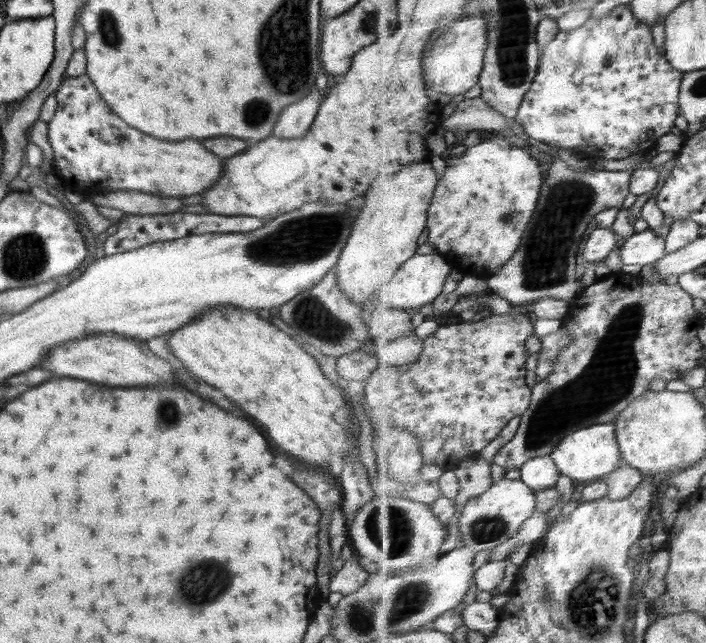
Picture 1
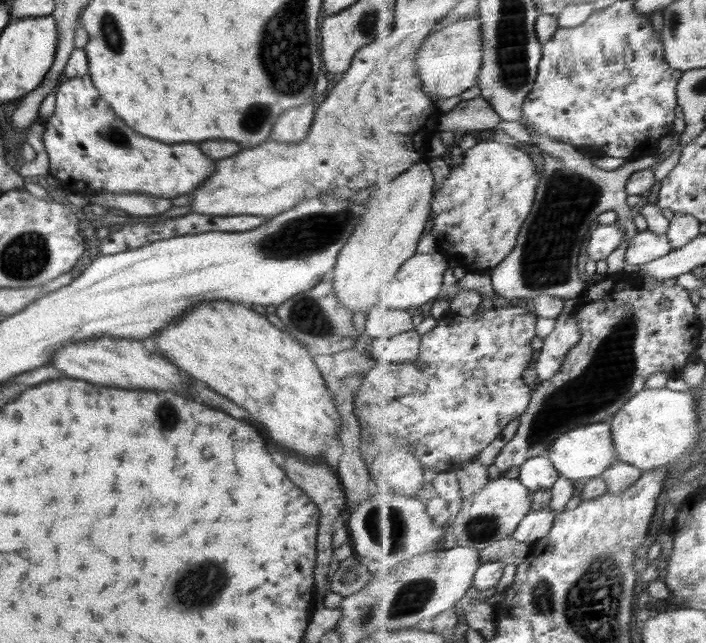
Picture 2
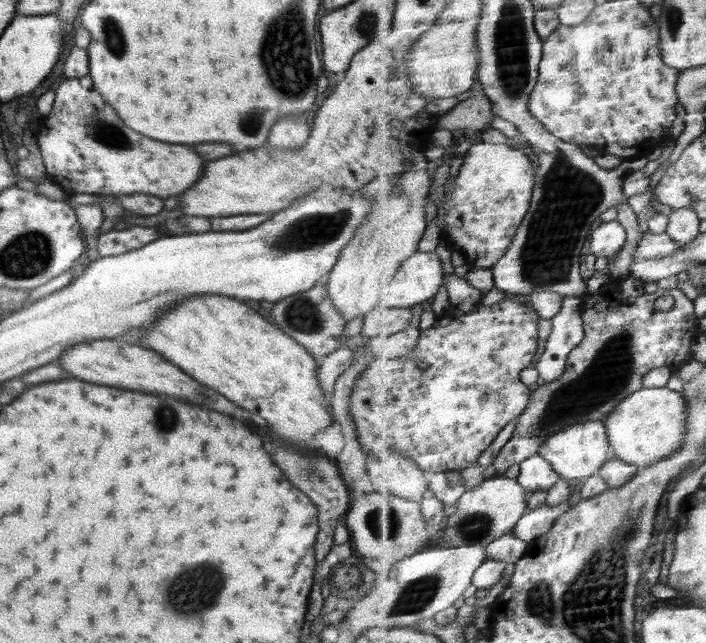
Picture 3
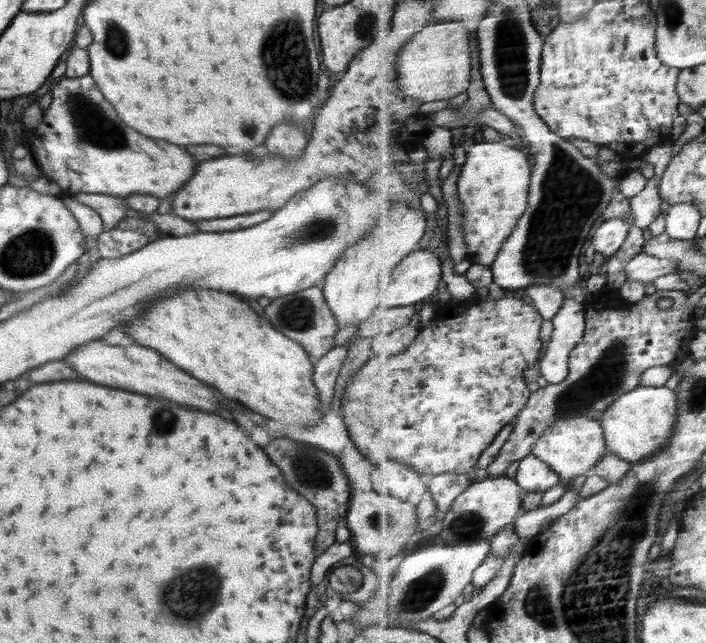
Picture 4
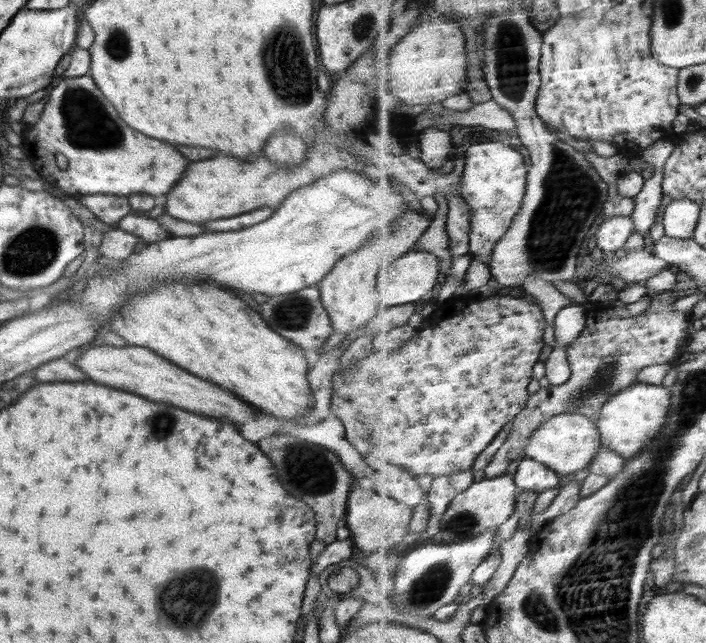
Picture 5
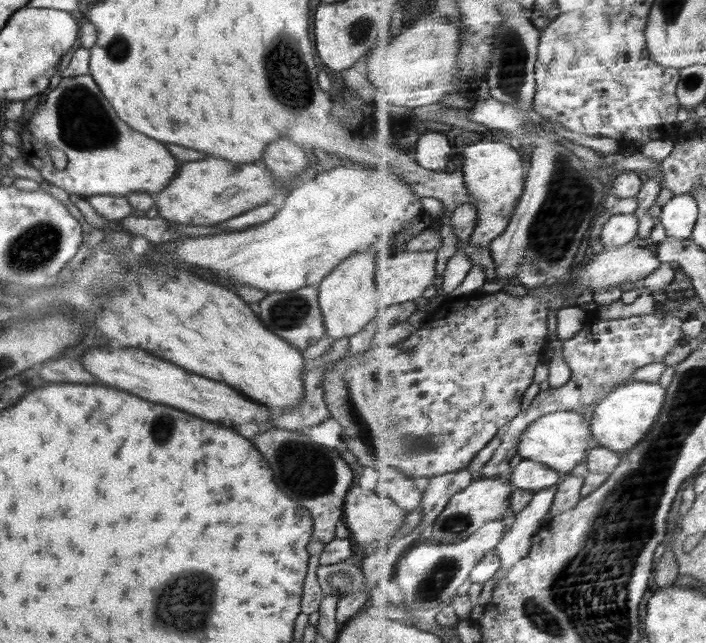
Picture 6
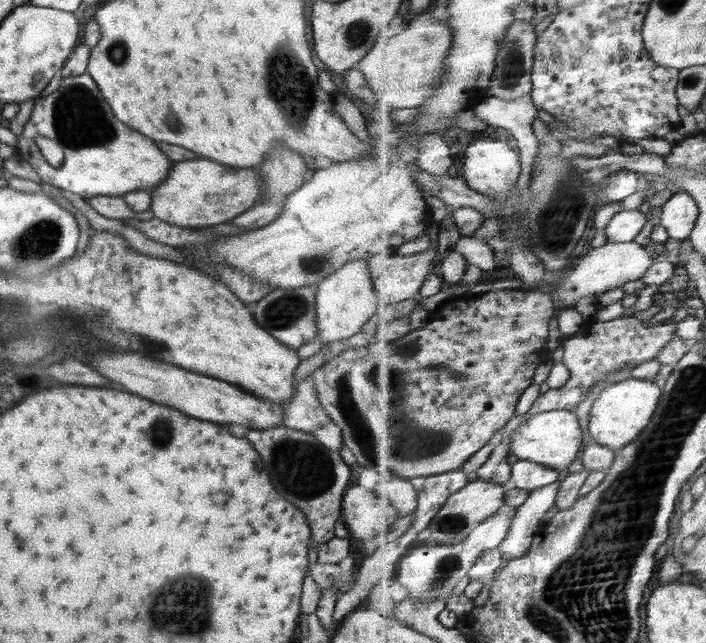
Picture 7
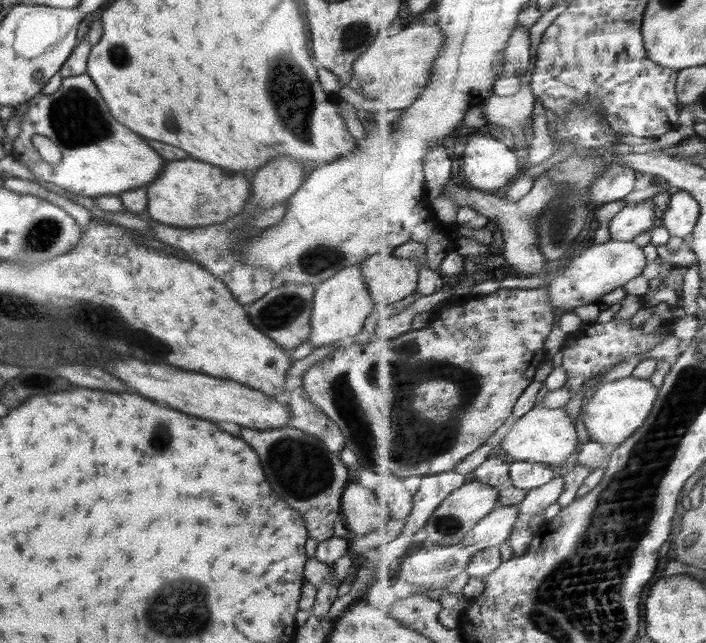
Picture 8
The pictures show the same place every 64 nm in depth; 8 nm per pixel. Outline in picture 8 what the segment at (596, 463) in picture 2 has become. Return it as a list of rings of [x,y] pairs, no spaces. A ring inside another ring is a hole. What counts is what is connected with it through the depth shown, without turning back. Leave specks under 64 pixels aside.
[[[534,406],[525,415],[515,419],[508,437],[502,440],[499,448],[505,449],[506,454],[516,461],[541,462],[556,466],[562,463],[566,465],[566,460],[578,450],[578,442],[580,440],[576,422],[572,414],[568,414],[568,410]]]

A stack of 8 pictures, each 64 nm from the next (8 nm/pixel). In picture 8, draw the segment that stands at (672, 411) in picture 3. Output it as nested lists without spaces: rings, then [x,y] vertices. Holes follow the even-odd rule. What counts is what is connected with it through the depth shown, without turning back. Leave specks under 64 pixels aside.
[[[633,375],[599,386],[599,390],[589,400],[590,403],[586,405],[583,414],[590,440],[618,446],[628,441],[642,425],[646,424],[660,392],[660,388],[656,388],[650,379],[637,378]]]

